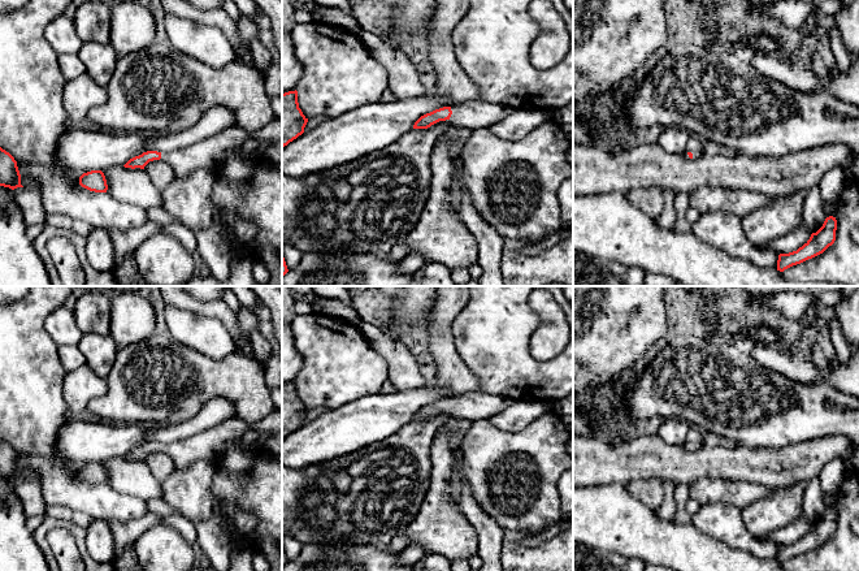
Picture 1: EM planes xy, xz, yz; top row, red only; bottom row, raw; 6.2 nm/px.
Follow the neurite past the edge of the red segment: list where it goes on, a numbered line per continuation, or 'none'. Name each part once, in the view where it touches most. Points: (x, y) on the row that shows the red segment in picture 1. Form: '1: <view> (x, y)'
1: xz (477, 113)

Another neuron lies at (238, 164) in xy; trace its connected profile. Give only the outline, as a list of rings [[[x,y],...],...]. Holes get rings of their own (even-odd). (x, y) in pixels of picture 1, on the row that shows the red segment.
[[[247,146],[234,147],[222,152],[213,165],[220,174],[233,186],[248,182],[256,172],[257,156]]]

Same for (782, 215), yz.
[[[804,194],[776,196],[763,208],[755,209],[741,219],[747,239],[756,247],[785,237],[803,222]]]

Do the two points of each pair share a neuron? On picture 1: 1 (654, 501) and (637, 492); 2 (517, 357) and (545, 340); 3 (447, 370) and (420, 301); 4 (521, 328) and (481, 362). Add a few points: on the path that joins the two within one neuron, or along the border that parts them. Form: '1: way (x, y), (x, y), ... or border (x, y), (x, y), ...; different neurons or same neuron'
1: way (650, 497), (641, 492); same neuron
2: border (541, 320), (530, 337), (530, 353), (543, 362); different neurons
3: border (435, 299), (428, 325); different neurons
4: way (511, 332), (491, 351); same neuron

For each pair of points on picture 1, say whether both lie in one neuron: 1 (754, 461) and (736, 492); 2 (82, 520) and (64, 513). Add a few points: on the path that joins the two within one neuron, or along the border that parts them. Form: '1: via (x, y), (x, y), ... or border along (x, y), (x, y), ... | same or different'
1: border along (712, 478), (742, 479), (771, 488) | different
2: via (78, 518), (68, 514) | same

